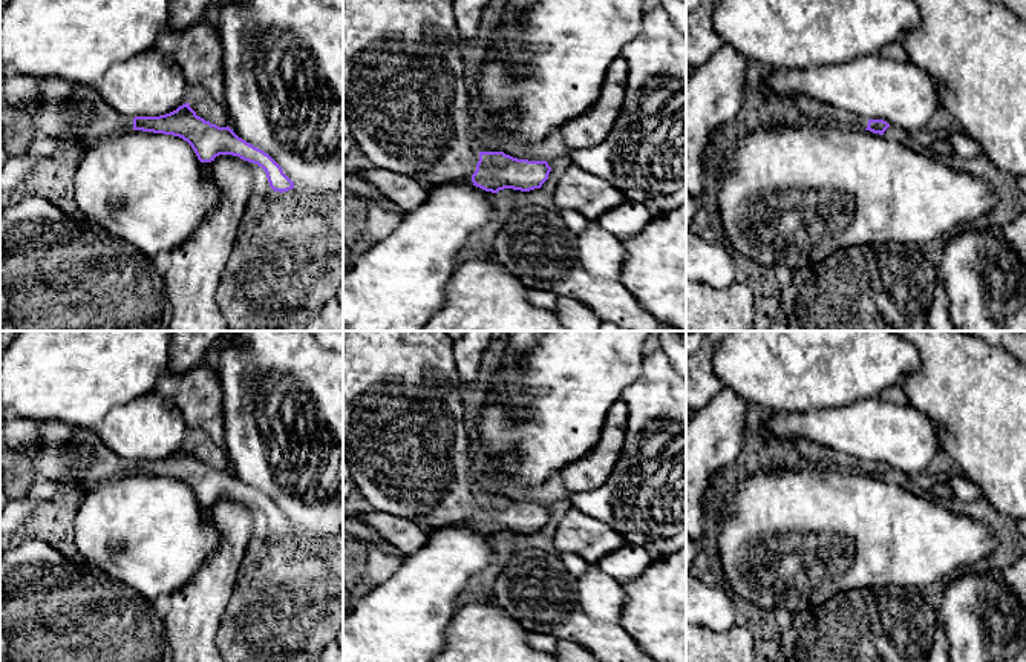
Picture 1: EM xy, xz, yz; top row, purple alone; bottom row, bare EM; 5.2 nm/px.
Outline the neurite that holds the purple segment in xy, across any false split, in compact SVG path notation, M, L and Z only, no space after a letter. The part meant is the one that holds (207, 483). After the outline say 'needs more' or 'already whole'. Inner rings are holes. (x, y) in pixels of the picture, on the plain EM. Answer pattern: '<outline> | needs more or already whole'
M61 421L35 423L38 443L29 460L32 477L44 477L83 495L130 474L173 478L187 484L201 506L211 506L219 498L239 500L262 510L274 535L294 532L268 496L239 481L228 469L219 470L198 460L188 446L165 458L133 461L116 455L95 429Z | needs more

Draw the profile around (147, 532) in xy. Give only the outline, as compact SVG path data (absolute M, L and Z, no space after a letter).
M130 474L80 498L75 547L81 559L153 602L172 596L214 555L217 530L207 509L179 480Z

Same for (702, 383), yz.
M709 331L697 352L686 356L686 409L706 406L724 386L714 372L714 352L727 331Z

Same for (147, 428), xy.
M153 392L113 408L95 431L116 455L133 461L170 457L190 441L179 408Z

